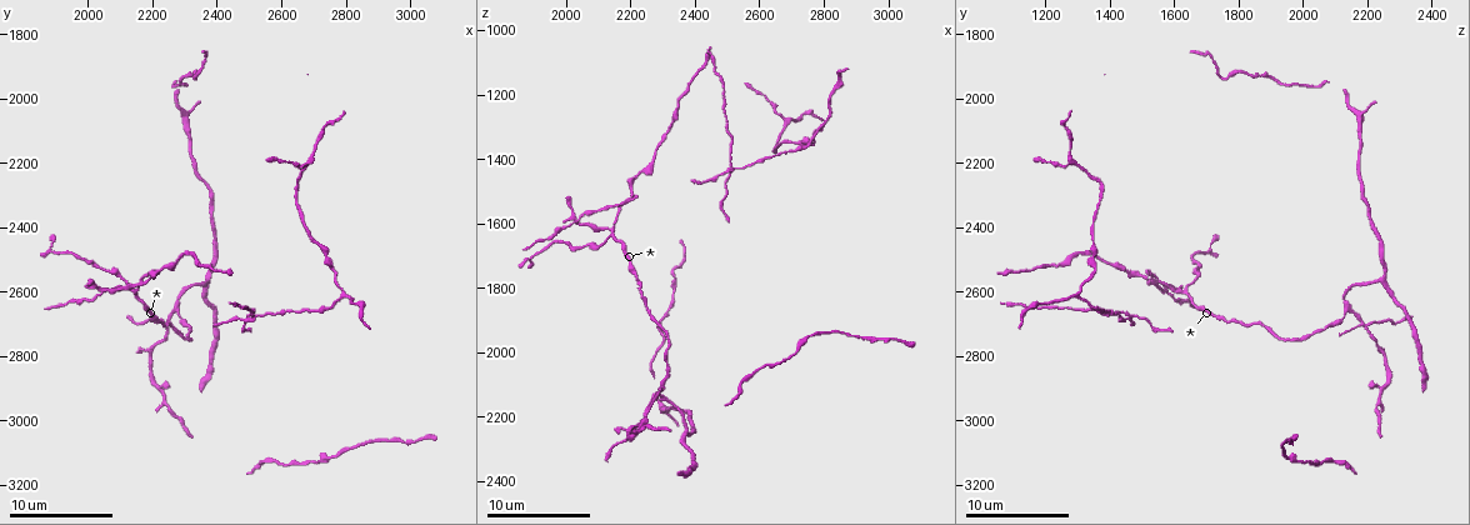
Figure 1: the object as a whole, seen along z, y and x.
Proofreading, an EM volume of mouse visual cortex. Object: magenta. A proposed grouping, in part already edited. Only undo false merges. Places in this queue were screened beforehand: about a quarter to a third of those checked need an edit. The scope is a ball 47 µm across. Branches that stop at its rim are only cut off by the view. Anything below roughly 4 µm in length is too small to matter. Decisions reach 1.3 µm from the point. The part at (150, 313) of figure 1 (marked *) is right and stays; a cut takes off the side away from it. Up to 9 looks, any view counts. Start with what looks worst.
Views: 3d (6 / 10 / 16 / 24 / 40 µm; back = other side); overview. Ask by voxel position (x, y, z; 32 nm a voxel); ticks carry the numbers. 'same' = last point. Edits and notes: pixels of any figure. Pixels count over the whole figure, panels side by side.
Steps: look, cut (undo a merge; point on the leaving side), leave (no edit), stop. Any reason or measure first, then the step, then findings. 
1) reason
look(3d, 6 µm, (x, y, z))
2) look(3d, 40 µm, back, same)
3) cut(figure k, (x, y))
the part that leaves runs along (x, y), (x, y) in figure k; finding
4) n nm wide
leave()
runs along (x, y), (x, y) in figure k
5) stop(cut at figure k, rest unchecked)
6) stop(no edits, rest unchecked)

thin arm on a thick one
look(3d, 16 µm, (2240, 2720, 2200))

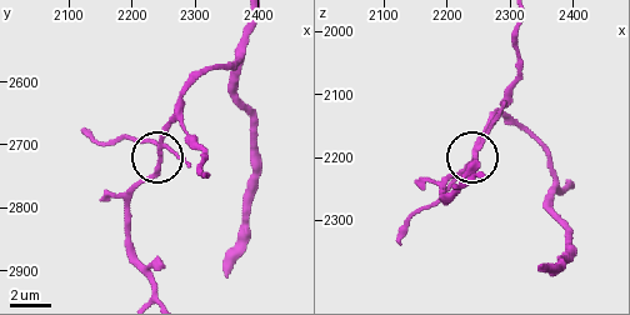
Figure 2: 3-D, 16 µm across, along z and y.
zoom in
look(3d, 6 µm, (2245, 2715, 2200))

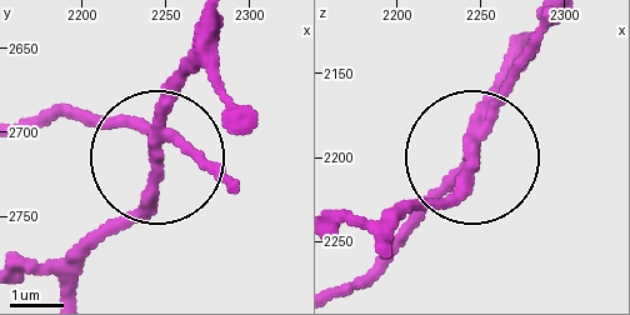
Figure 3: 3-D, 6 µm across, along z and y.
4 arms
cut(figure 3, (195, 151))
the part that leaves runs along (165, 129), (31, 115) in figure 3; a second cell is stuck on

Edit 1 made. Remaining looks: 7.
look(overview)

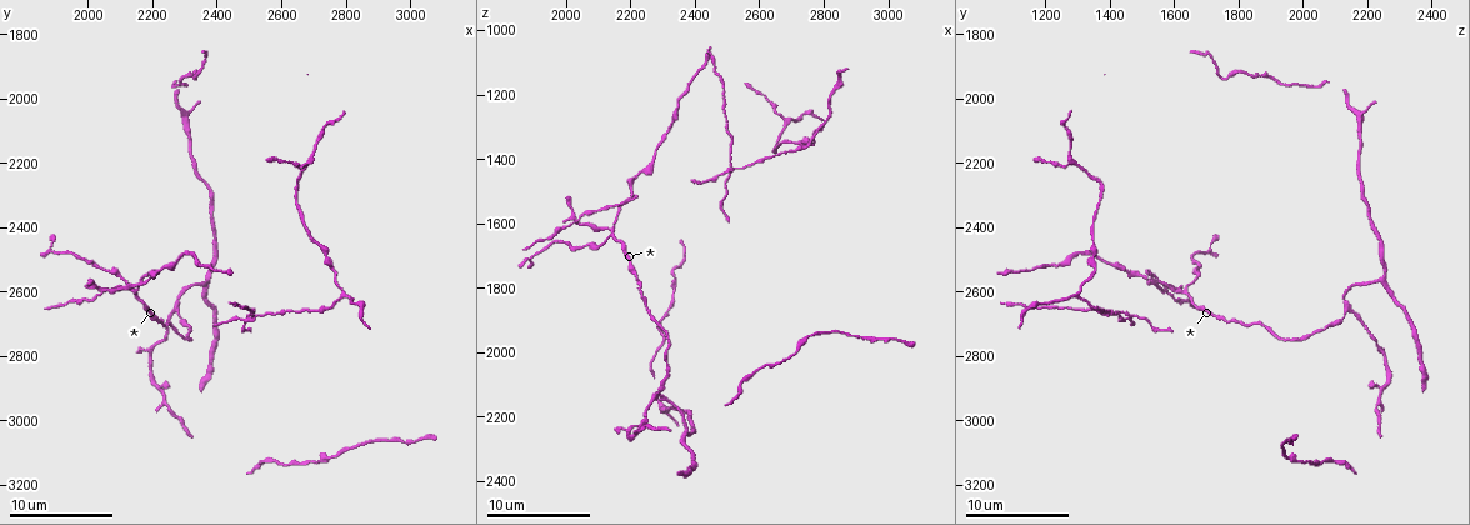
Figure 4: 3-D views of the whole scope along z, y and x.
three-way junction
look(3d, 16 µm, (2790, 2600, 1290))

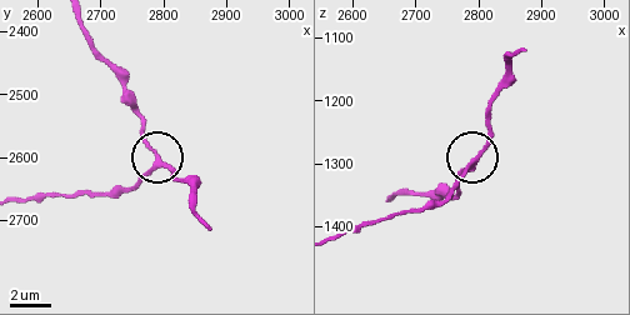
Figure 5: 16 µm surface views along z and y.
190 nm wide
leave()
runs along (24, 199), (114, 194), (160, 161), (175, 174) in figure 5; one cell here

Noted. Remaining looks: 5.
a fork
look(3d, 16 µm, (2360, 2570, 2250))

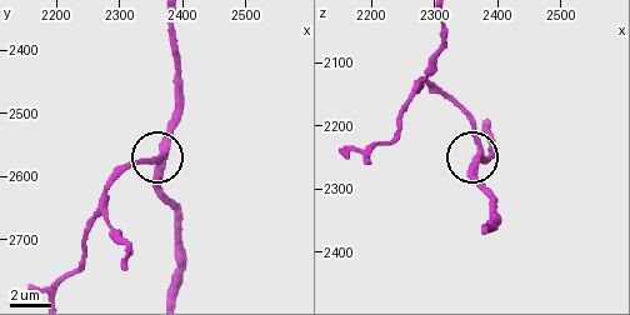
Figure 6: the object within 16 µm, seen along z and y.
look(3d, 16 µm, back, same)

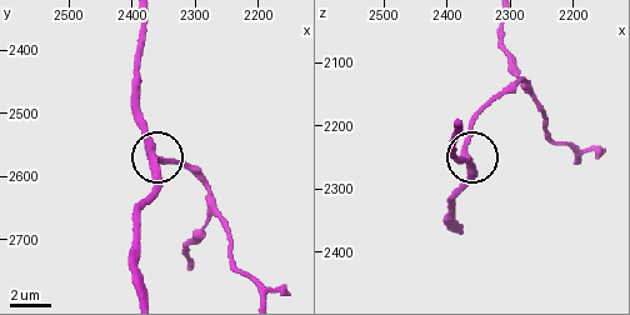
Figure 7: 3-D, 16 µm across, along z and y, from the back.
340 nm wide
leave()
runs along (186, 263), (204, 188), (153, 158), (155, 195) in figure 7; continuous, no second cell

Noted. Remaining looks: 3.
a fork
look(3d, 6 µm, (2670, 2210, 1280))

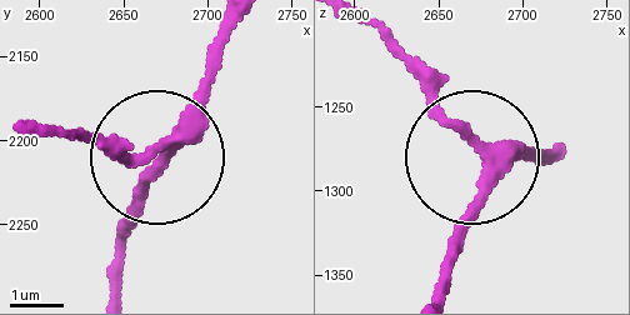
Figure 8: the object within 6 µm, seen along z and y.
3 arms
leave()
runs along (439, 288), (479, 168), (389, 38) in figure 8; continuous, no second cell

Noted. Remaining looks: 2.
stop(cut at figure 3, rest unchecked)

